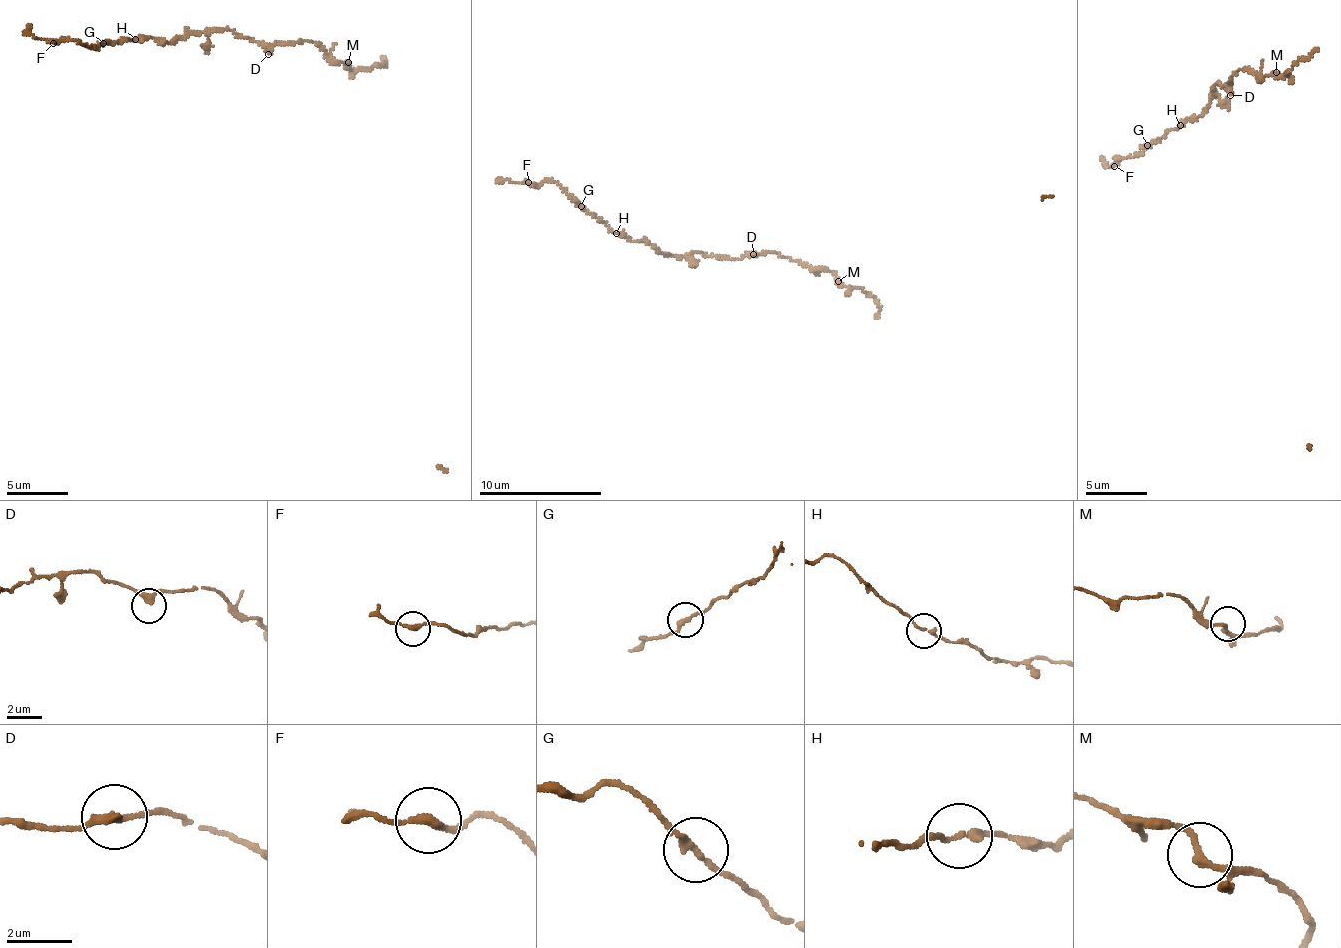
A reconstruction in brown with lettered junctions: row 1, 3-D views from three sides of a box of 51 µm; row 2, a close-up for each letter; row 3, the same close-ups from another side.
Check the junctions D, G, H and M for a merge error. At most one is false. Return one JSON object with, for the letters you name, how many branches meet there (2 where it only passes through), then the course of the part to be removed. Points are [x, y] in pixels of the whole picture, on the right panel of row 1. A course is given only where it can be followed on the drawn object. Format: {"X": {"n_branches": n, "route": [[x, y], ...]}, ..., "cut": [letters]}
{"cut": []}

